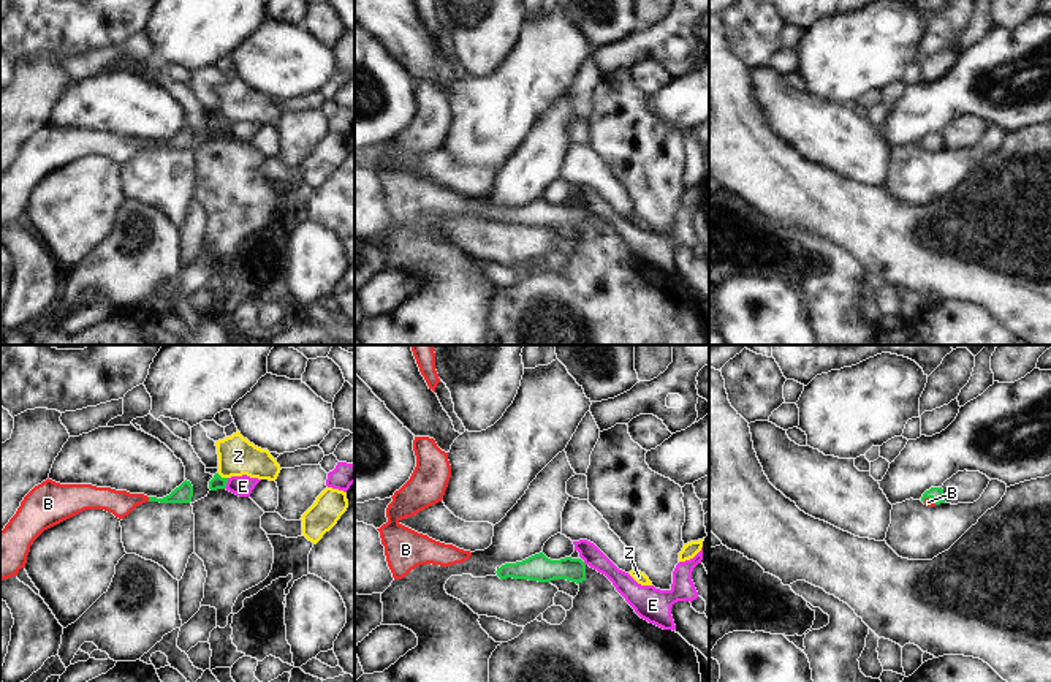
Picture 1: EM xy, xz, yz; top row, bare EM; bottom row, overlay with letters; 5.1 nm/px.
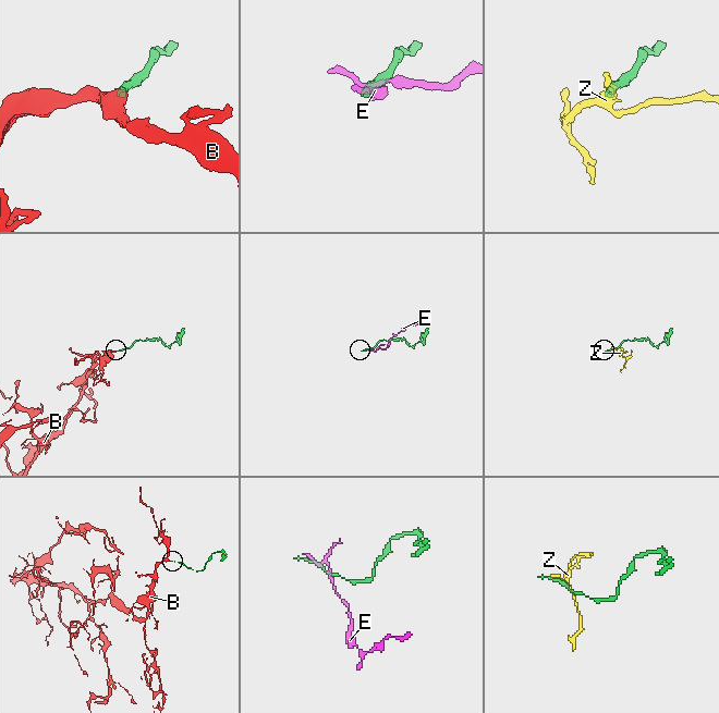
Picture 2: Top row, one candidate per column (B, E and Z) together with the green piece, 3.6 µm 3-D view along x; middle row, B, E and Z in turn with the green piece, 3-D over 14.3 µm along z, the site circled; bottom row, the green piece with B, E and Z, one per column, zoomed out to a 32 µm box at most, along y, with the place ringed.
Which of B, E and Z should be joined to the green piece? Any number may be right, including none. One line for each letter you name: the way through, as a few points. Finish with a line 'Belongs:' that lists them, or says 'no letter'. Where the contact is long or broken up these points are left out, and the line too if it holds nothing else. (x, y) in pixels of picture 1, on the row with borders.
B: runs through xy (182, 494), (171, 499), (149, 499), (121, 503)
Belongs: B

